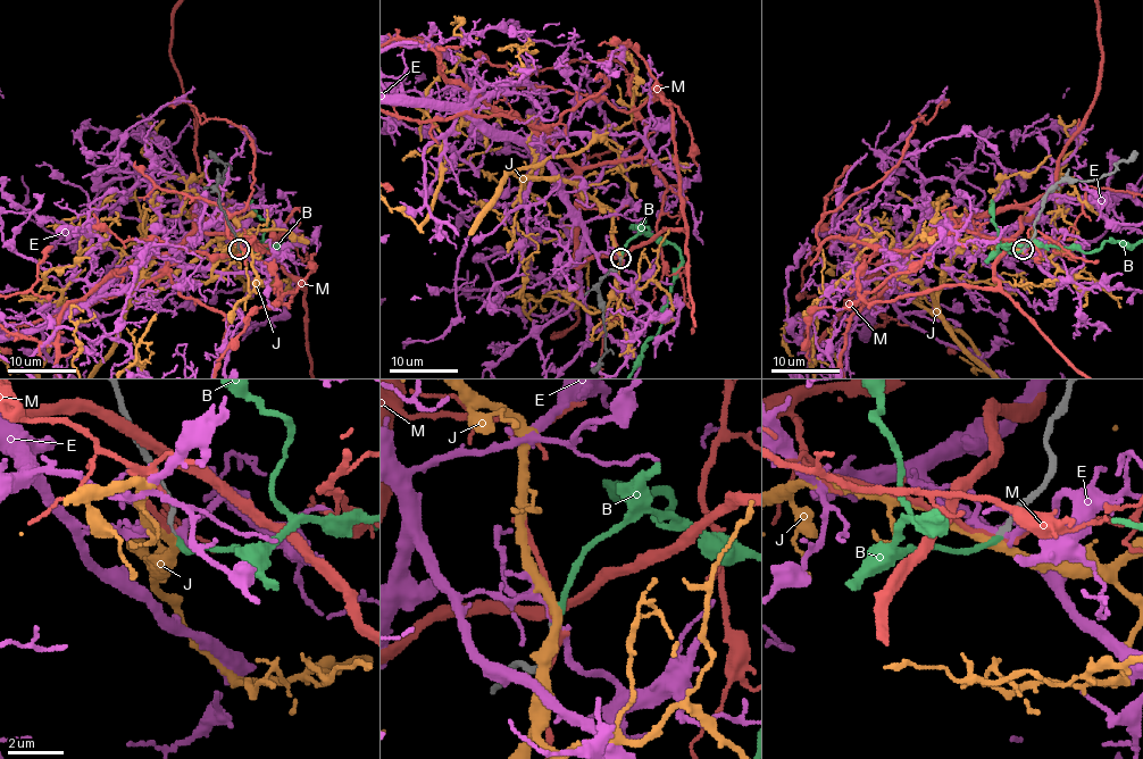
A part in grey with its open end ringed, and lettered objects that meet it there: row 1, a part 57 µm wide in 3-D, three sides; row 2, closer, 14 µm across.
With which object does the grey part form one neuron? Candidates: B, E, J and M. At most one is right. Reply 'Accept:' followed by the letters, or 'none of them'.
Accept: B

